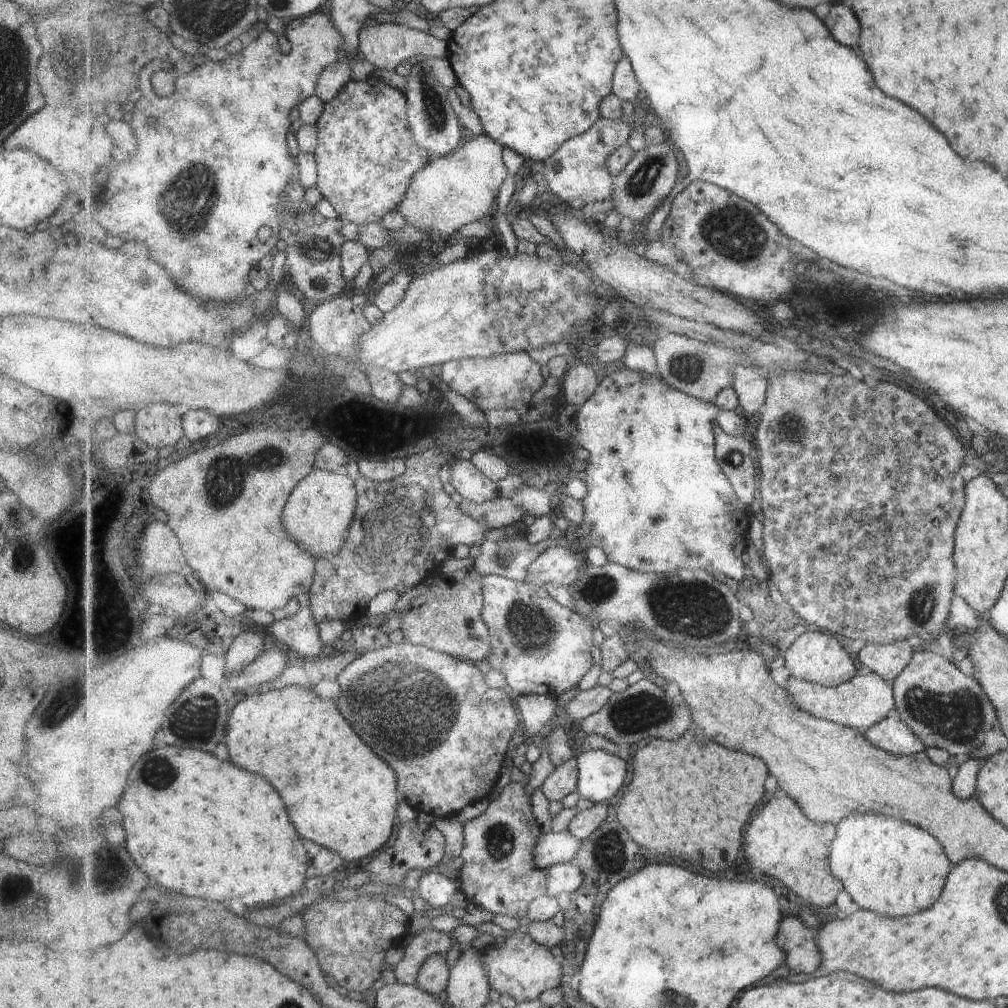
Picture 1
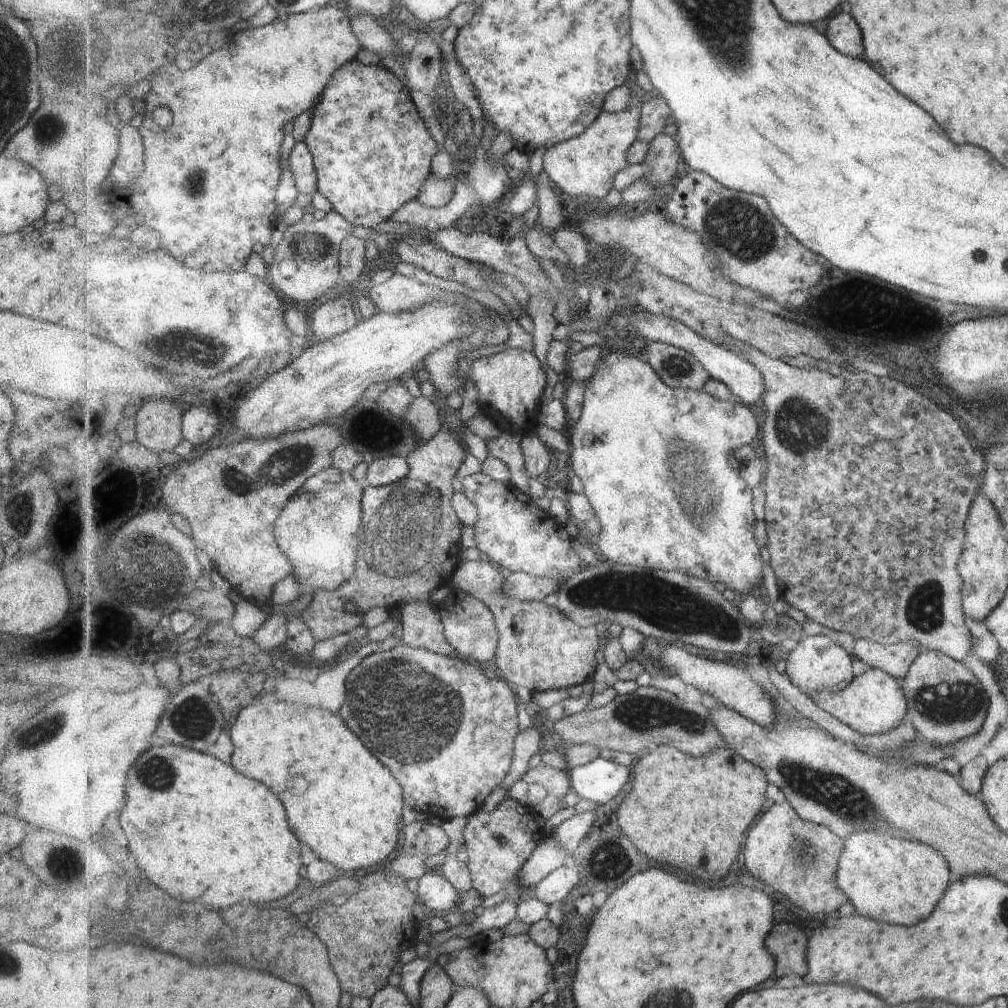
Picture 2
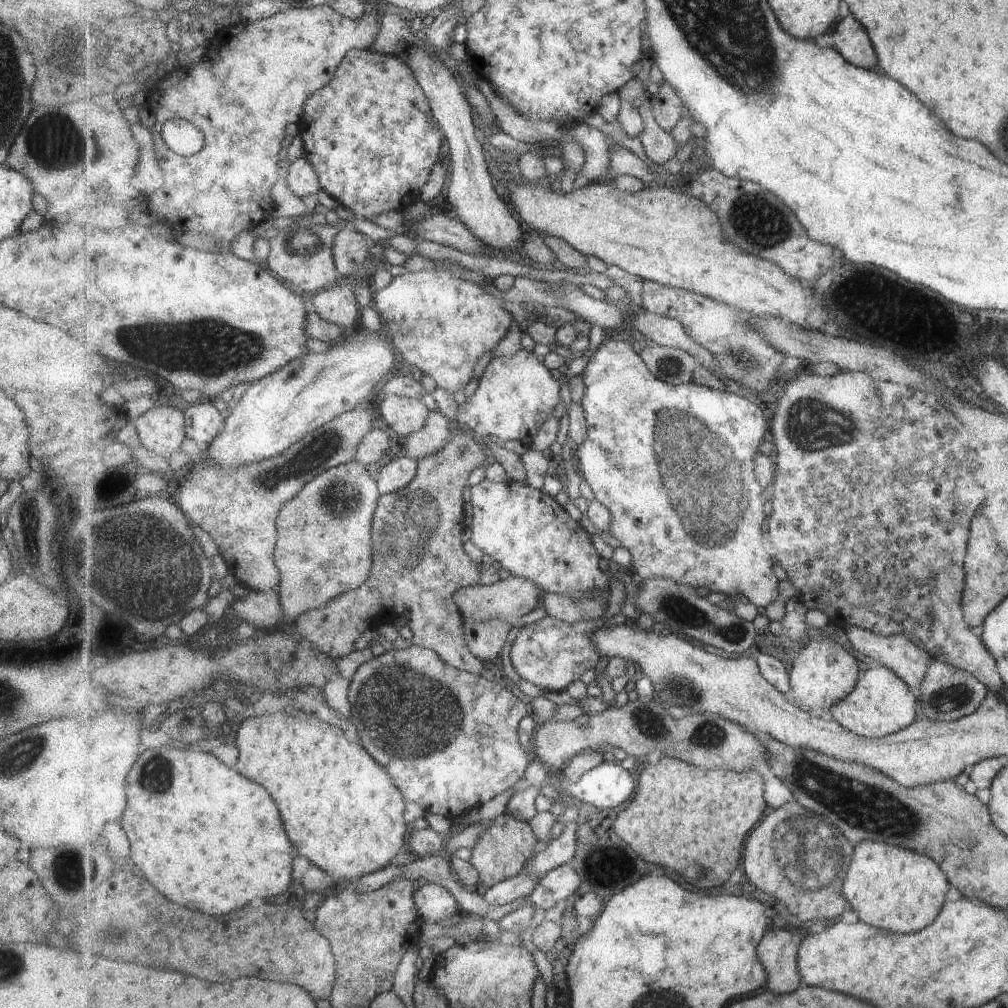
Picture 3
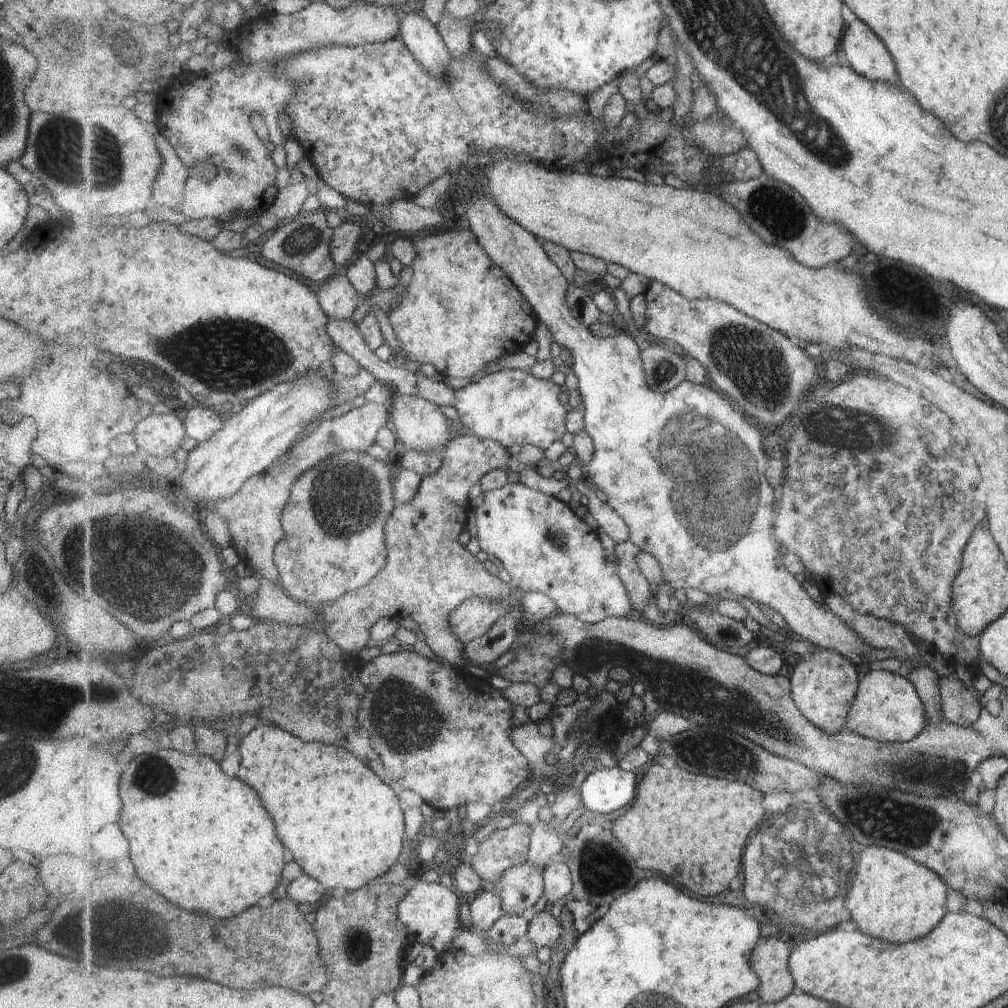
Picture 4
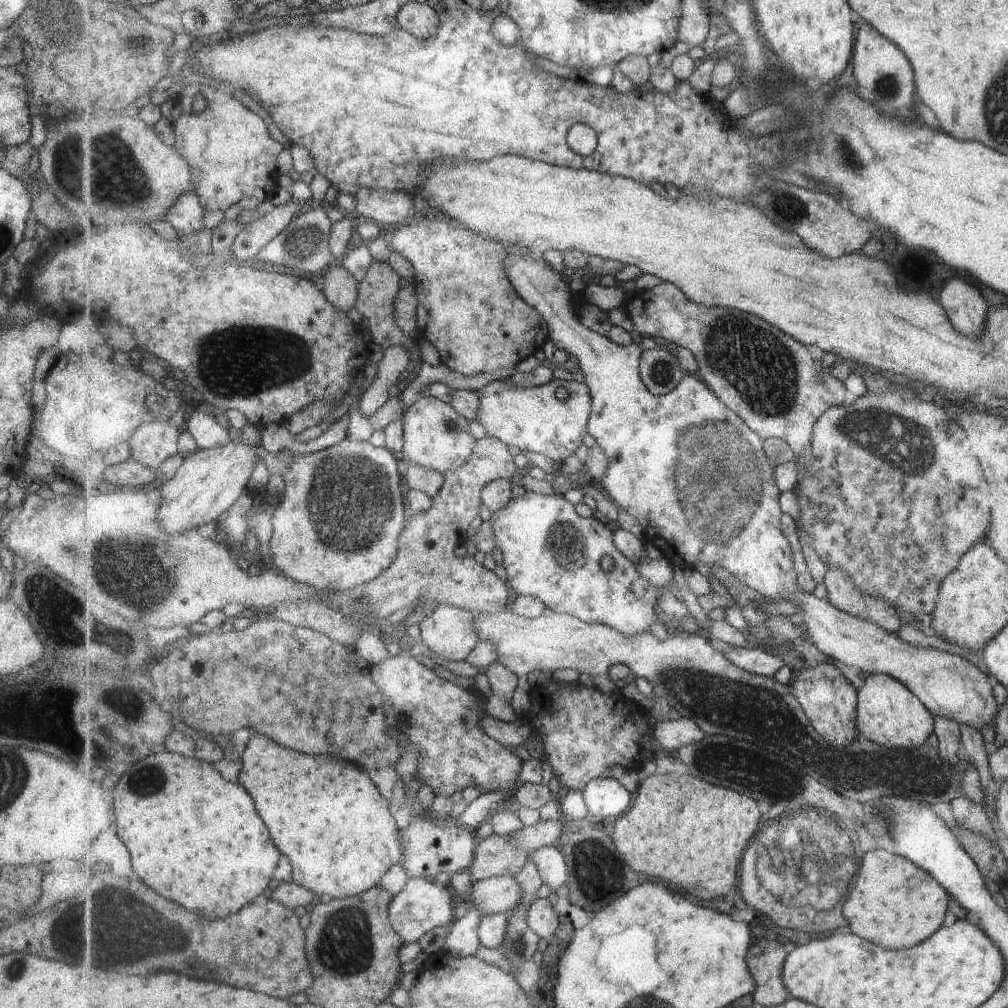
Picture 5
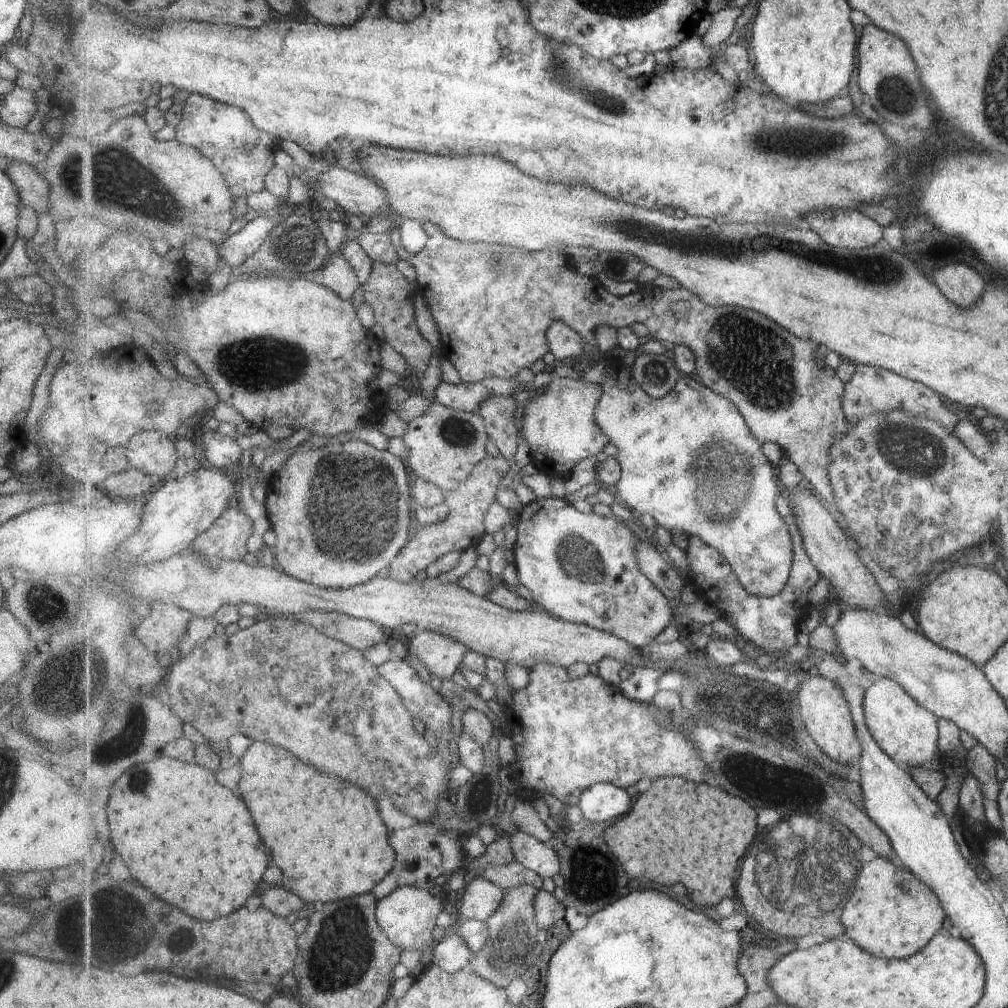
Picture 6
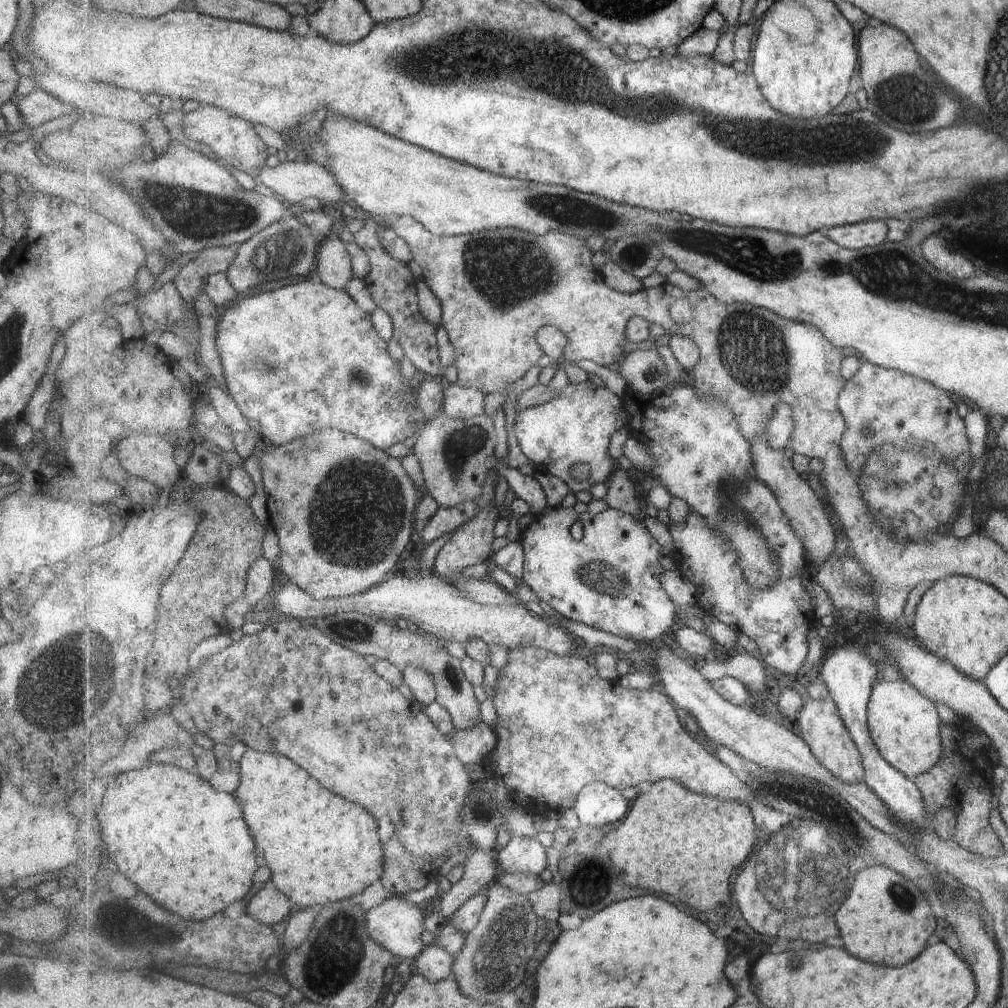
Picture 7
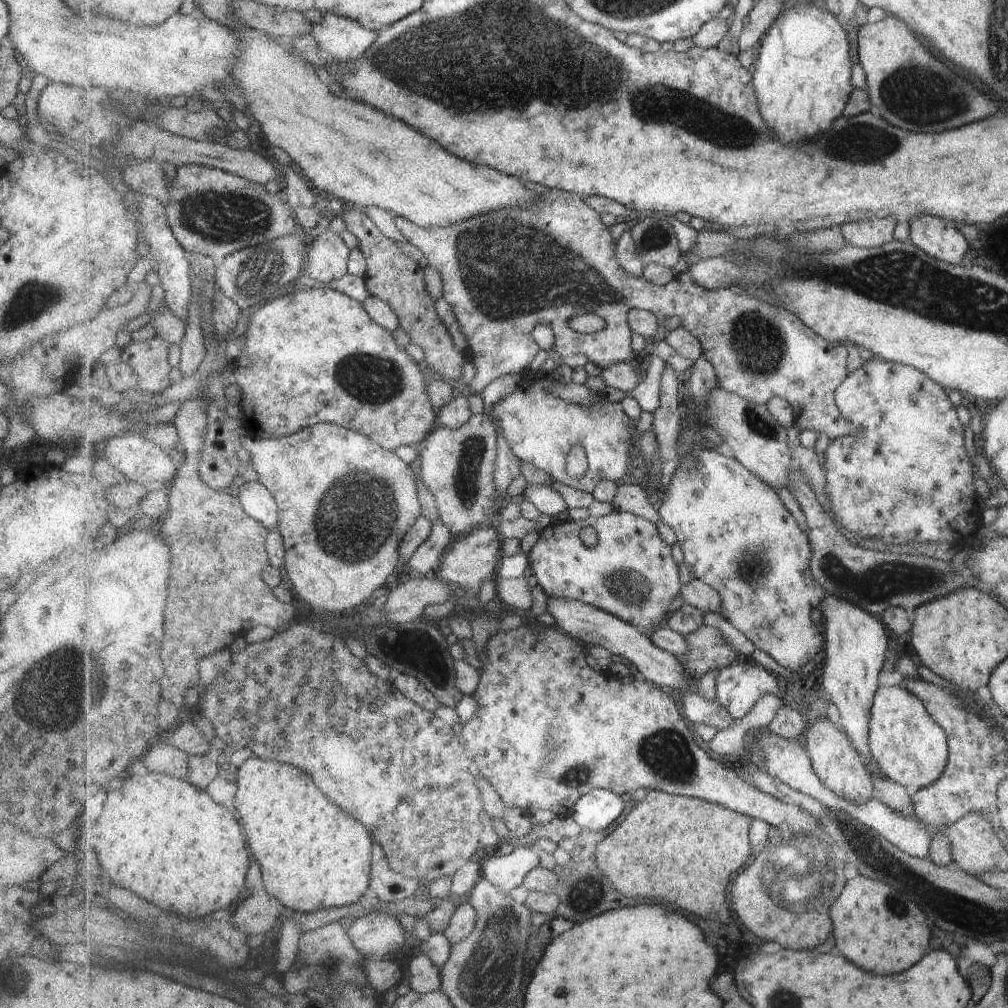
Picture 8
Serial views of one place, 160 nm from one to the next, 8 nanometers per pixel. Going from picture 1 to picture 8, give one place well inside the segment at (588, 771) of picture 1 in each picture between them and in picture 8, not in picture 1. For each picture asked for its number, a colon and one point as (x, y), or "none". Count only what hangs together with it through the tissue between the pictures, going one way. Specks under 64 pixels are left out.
2: (600, 781)
3: (606, 786)
4: (605, 791)
5: (610, 798)
6: (600, 803)
7: (598, 804)
8: (597, 810)

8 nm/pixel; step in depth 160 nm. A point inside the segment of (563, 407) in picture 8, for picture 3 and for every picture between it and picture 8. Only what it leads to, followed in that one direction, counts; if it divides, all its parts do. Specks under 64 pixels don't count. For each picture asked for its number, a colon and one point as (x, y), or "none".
3: (516, 394)
4: (513, 407)
5: (534, 419)
6: (560, 427)
7: (576, 428)

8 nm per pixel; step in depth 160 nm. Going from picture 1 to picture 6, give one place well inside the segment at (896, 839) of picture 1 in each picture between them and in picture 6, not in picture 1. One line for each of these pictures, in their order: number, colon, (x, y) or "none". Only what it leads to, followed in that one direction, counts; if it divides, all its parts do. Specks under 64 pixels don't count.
2: (898, 881)
3: (893, 889)
4: (895, 899)
5: (895, 905)
6: (892, 914)

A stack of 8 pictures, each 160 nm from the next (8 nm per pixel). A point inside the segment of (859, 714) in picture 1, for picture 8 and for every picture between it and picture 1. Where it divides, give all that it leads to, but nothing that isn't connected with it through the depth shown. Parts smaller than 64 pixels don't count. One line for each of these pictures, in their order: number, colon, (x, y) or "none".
2: (872, 704)
3: (880, 705)
4: (887, 710)
5: (888, 714)
6: (906, 731)
7: (905, 727)
8: (909, 747)

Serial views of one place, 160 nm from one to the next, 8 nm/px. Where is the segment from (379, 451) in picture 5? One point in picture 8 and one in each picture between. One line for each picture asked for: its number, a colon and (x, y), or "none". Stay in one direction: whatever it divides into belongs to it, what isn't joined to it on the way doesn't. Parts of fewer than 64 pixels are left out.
6: (340, 512)
7: (343, 510)
8: (328, 480)

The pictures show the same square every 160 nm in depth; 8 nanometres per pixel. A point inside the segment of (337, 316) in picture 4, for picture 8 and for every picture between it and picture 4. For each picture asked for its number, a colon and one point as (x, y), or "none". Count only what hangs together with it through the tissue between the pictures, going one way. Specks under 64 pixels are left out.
5: (341, 288)
6: (337, 274)
7: (334, 263)
8: (328, 256)

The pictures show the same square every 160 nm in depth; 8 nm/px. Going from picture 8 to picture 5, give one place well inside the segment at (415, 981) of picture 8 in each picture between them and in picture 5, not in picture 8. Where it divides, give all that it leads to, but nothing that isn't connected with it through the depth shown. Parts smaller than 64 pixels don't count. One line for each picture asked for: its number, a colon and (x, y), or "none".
5: (463, 940)
6: (452, 953)
7: (435, 963)

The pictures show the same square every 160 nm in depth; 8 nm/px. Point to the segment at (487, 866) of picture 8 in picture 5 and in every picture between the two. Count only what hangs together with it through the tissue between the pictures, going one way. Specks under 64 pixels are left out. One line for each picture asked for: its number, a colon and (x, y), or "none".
5: (552, 864)
6: (540, 857)
7: (522, 854)

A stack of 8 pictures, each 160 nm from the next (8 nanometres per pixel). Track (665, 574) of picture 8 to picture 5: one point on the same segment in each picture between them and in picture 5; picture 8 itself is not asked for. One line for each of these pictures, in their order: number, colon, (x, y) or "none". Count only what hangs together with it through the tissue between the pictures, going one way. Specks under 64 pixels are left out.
5: (549, 552)
6: (583, 568)
7: (611, 580)

